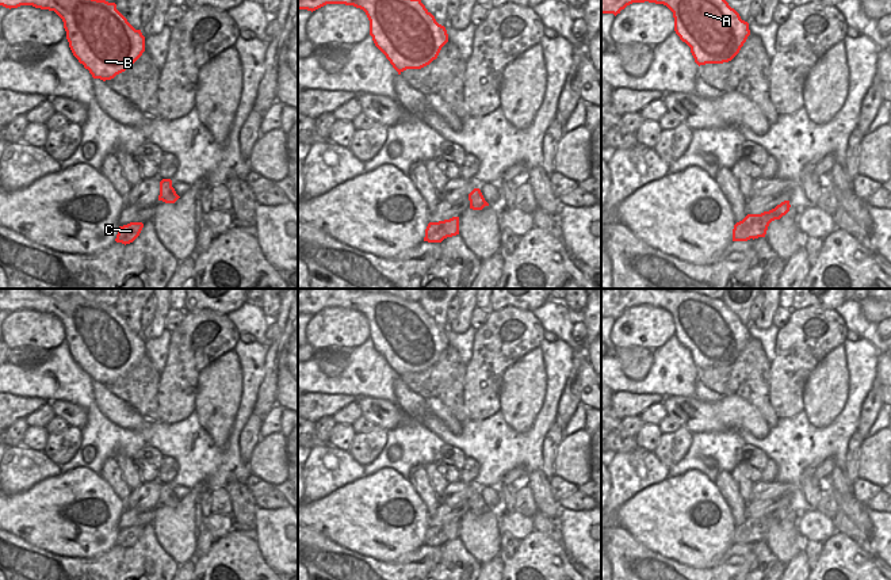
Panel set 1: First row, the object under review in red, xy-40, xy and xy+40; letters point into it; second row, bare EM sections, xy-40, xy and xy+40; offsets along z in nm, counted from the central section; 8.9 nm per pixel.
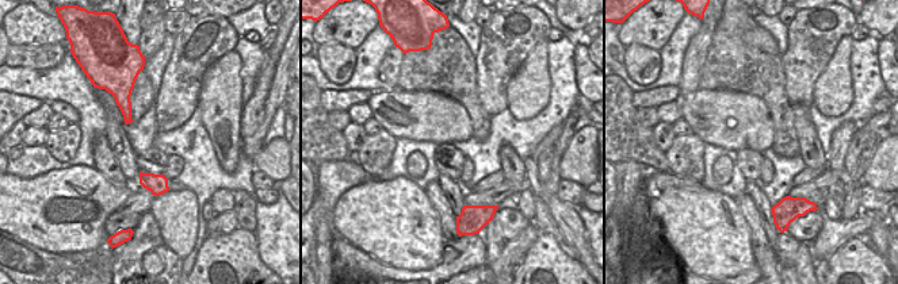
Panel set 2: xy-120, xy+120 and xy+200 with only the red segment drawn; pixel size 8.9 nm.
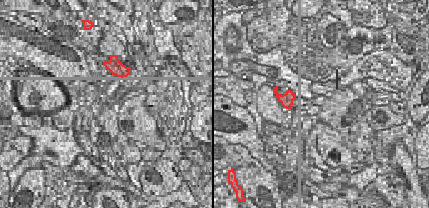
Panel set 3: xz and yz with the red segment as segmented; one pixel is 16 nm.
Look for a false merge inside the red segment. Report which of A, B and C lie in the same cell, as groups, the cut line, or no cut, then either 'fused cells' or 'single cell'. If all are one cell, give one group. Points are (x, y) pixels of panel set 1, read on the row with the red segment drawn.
groups A B / C; cut xy (470, 205), (484, 206); fused cells

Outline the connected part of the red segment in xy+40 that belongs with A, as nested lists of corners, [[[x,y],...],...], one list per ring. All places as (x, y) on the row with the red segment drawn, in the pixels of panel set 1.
[[[601,0],[601,14],[616,16],[627,5],[645,1],[664,4],[673,12],[674,31],[691,47],[699,66],[731,61],[750,35],[749,23],[726,0]]]

